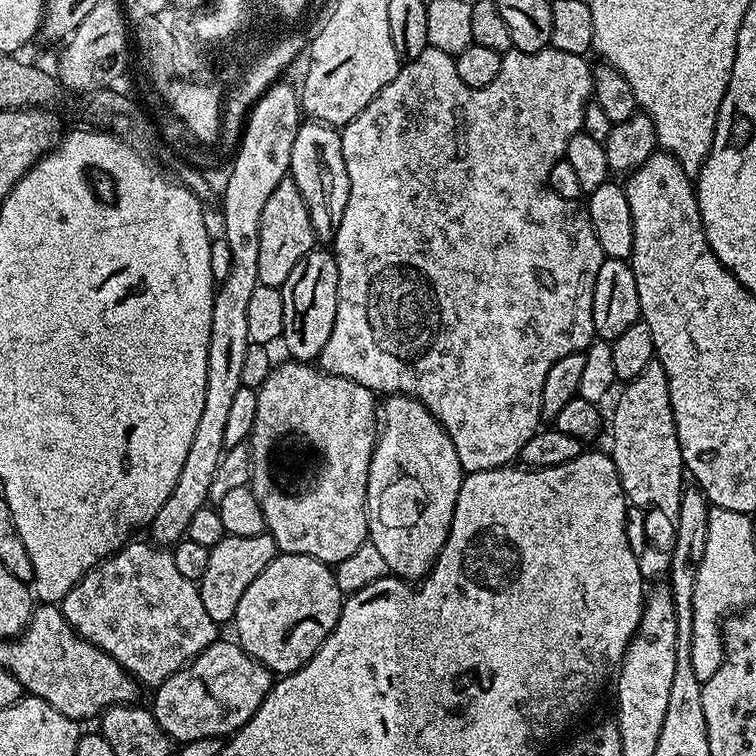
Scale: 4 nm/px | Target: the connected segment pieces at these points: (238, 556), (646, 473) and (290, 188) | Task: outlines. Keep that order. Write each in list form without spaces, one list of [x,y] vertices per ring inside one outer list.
[[[265,531],[250,538],[225,534],[213,548],[209,548],[208,553],[210,562],[206,566],[206,574],[202,574],[198,582],[200,597],[202,606],[206,606],[206,614],[214,618],[216,625],[224,626],[227,620],[228,623],[235,621],[238,601],[242,599],[246,586],[266,570],[268,563],[278,555],[278,549],[274,538]]]
[[[652,359],[638,378],[627,381],[621,388],[624,389],[616,400],[612,420],[610,416],[610,455],[618,470],[625,501],[644,515],[644,545],[639,545],[636,557],[638,570],[645,581],[656,582],[667,577],[670,558],[674,558],[678,502],[686,487],[686,469],[670,406],[670,386],[660,361]]]
[[[285,178],[282,182],[278,182],[274,194],[270,194],[262,210],[258,230],[258,278],[260,283],[271,288],[283,288],[286,278],[290,278],[290,270],[294,270],[294,266],[302,262],[306,253],[313,251],[316,243],[316,235],[310,226],[310,210],[306,210],[306,202],[296,183],[290,178]]]

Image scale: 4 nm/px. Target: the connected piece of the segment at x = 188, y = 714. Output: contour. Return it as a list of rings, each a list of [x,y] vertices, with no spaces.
[[[216,639],[210,646],[206,646],[206,650],[199,652],[192,661],[178,669],[170,678],[166,678],[166,682],[162,682],[155,689],[156,697],[150,703],[150,711],[160,729],[177,745],[189,744],[198,738],[231,736],[246,722],[250,722],[258,706],[262,706],[266,694],[272,689],[274,676],[268,671],[268,667],[246,654],[246,650],[239,643],[229,640]]]

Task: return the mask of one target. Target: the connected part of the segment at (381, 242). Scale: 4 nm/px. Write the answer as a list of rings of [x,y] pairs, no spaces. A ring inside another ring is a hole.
[[[551,46],[537,52],[513,50],[503,53],[502,70],[498,70],[498,78],[494,78],[494,82],[490,82],[490,86],[471,88],[466,86],[466,82],[462,82],[462,78],[458,78],[456,58],[454,56],[446,54],[437,48],[428,47],[426,50],[422,50],[422,54],[418,54],[418,58],[401,63],[394,82],[386,85],[370,101],[366,106],[366,110],[362,110],[362,114],[358,114],[349,124],[343,125],[340,132],[342,158],[346,162],[346,174],[350,182],[350,198],[346,198],[346,211],[342,214],[342,226],[338,226],[334,241],[334,255],[338,266],[338,306],[334,314],[334,330],[330,330],[330,338],[326,338],[326,346],[319,354],[319,367],[335,376],[350,378],[354,382],[358,382],[358,386],[366,386],[371,392],[412,396],[418,402],[422,402],[426,406],[426,410],[430,410],[430,414],[434,414],[434,418],[446,430],[446,434],[450,436],[450,442],[454,442],[454,450],[458,450],[458,462],[464,468],[465,473],[485,472],[486,470],[502,468],[511,465],[519,457],[522,446],[526,446],[526,442],[530,442],[530,438],[534,438],[534,434],[541,431],[542,385],[546,382],[546,373],[550,371],[550,366],[554,366],[554,362],[558,362],[558,358],[566,358],[566,354],[583,352],[596,336],[594,314],[592,313],[594,310],[594,282],[598,278],[598,270],[604,265],[606,257],[602,246],[598,246],[598,234],[594,234],[594,226],[588,217],[587,207],[580,200],[558,198],[558,194],[554,194],[554,190],[550,190],[548,185],[550,170],[554,166],[554,162],[564,158],[566,142],[570,142],[570,138],[583,129],[584,108],[593,99],[593,65],[591,63],[587,64],[586,61],[587,59],[584,56],[566,54],[562,50]]]

